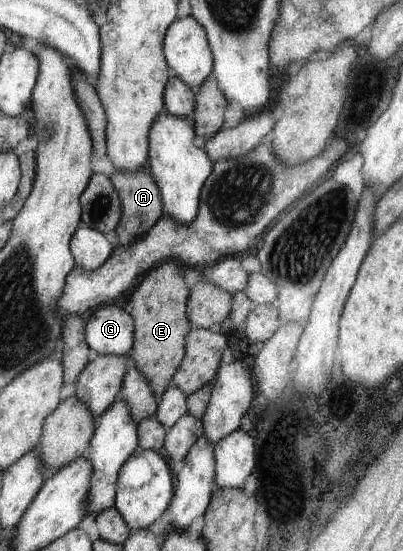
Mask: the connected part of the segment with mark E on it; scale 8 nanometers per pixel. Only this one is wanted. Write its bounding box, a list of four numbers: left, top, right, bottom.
[130,261,192,396]

